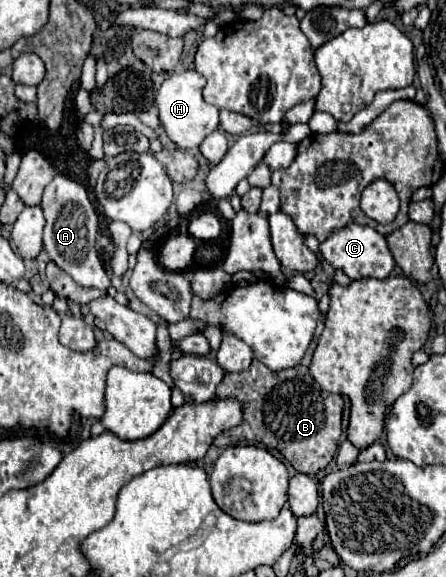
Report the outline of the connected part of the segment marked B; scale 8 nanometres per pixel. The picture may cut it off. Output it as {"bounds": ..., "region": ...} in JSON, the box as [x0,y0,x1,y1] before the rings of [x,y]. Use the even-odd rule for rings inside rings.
{"bounds":[213,347,343,475],"region":[[[313,347],[305,353],[297,367],[285,371],[273,373],[259,359],[253,359],[249,369],[241,373],[227,373],[217,387],[217,397],[233,395],[243,401],[243,423],[237,425],[237,429],[221,433],[213,445],[229,447],[237,441],[257,441],[265,447],[277,449],[299,473],[315,475],[317,471],[325,469],[339,445],[343,399],[341,395],[323,391],[319,383],[309,375],[311,353]]]}

